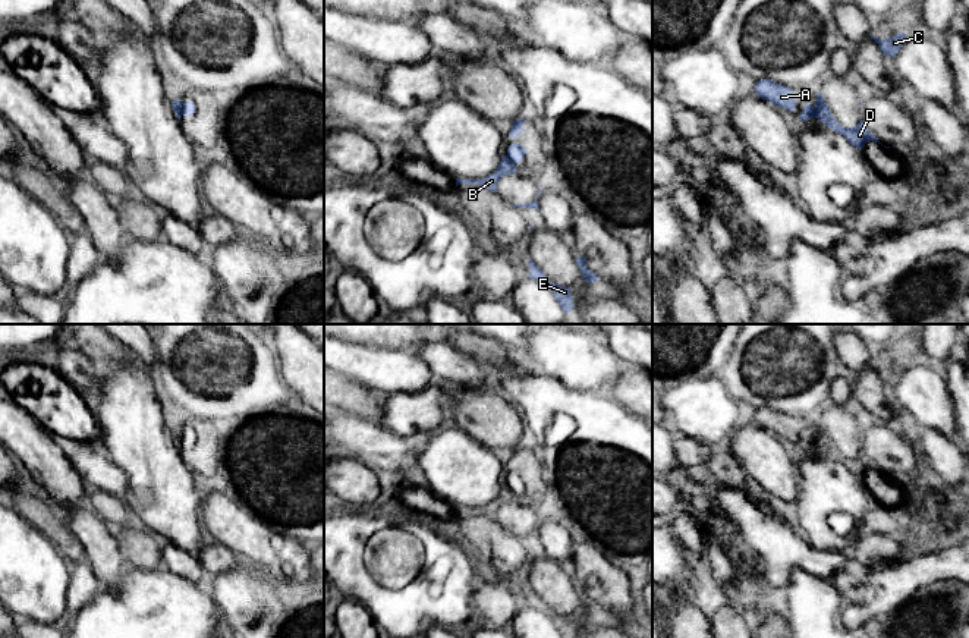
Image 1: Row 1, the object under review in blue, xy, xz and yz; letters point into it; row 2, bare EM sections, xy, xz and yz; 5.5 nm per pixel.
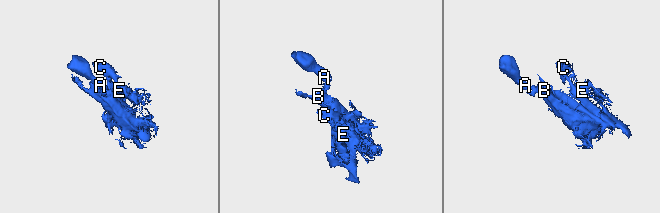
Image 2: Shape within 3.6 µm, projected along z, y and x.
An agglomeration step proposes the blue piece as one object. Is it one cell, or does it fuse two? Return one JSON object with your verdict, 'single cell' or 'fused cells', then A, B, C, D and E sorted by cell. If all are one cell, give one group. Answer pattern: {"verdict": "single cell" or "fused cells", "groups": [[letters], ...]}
{"verdict": "fused cells", "groups": [["A"], ["B", "C", "D", "E"]]}

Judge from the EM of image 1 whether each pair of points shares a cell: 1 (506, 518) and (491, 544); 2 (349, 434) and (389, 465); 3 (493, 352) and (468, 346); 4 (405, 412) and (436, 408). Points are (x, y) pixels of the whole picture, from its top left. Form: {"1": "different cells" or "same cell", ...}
{"1": "different cells", "2": "same cell", "3": "same cell", "4": "same cell"}

